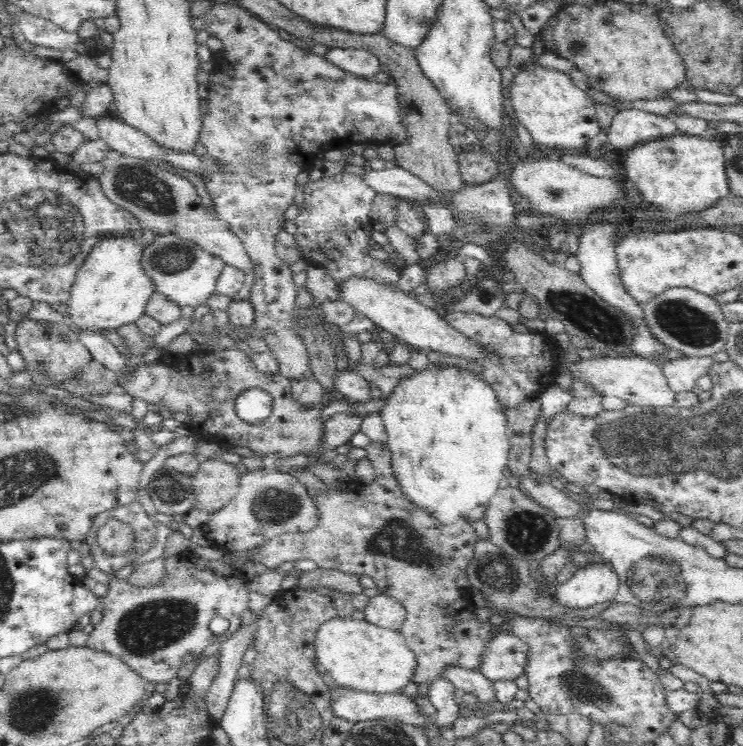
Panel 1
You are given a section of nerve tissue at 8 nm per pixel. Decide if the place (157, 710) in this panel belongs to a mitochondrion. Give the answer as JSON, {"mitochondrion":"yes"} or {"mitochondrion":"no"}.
{"mitochondrion":"no"}

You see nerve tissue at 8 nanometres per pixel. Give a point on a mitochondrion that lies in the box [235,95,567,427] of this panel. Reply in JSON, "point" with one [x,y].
{"point":[257,154]}

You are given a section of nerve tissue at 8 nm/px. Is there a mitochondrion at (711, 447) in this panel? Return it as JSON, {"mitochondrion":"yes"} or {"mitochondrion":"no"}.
{"mitochondrion":"yes"}

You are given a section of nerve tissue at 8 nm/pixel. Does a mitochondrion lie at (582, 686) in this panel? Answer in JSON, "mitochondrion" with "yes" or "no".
{"mitochondrion":"yes"}

